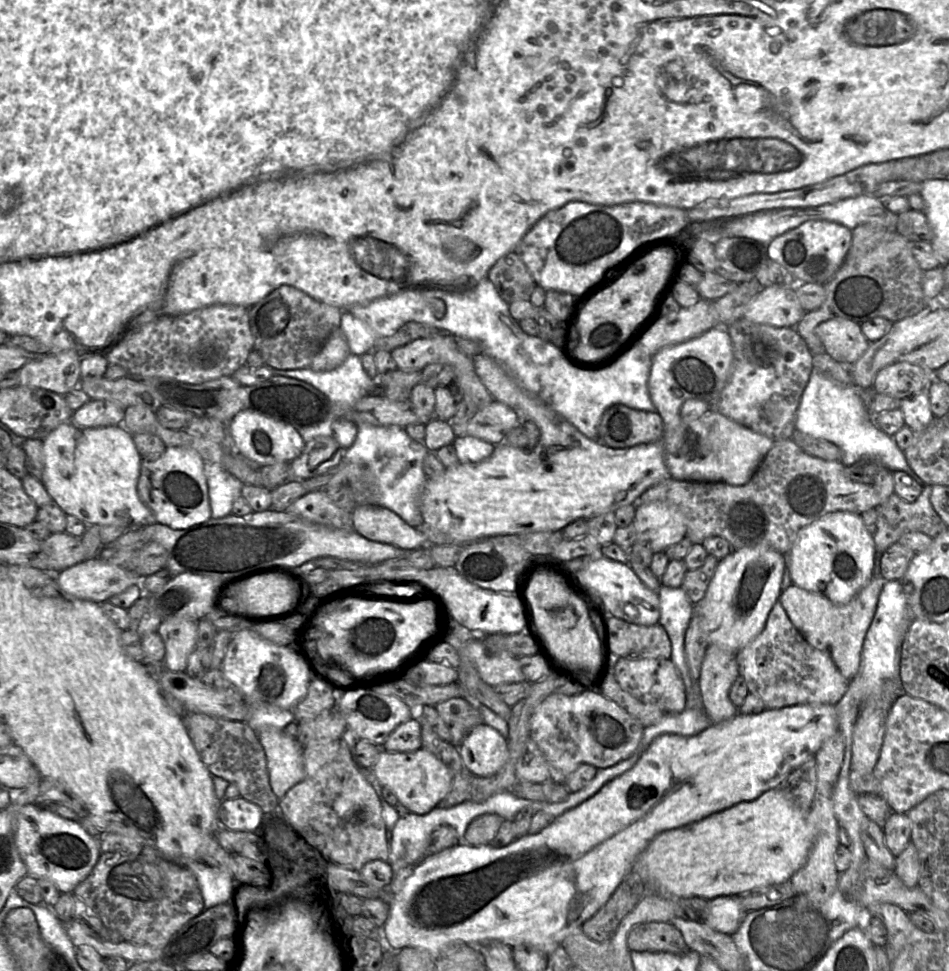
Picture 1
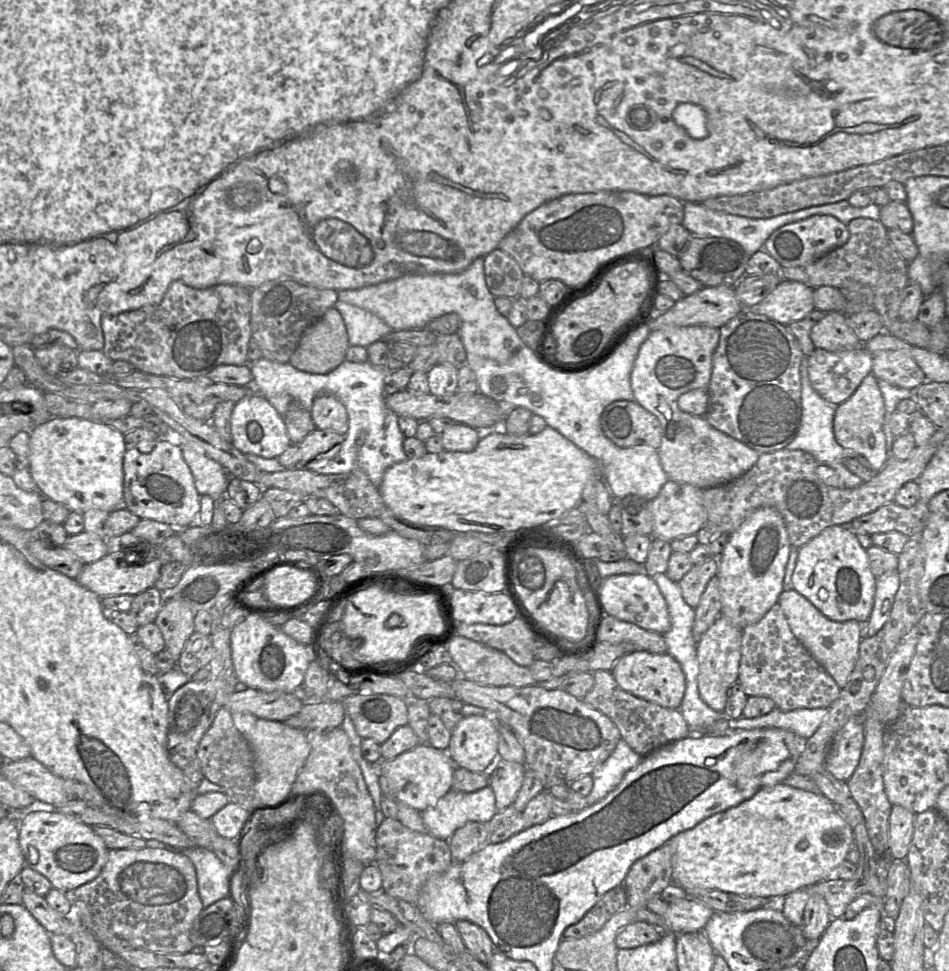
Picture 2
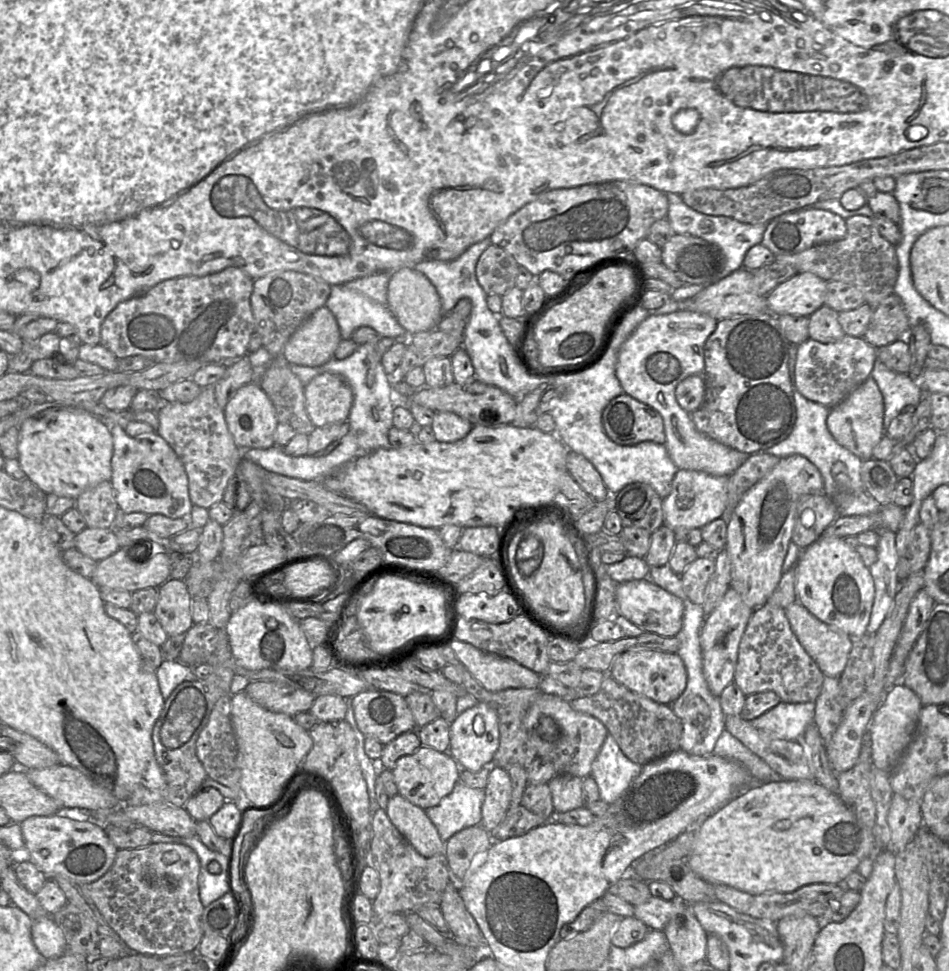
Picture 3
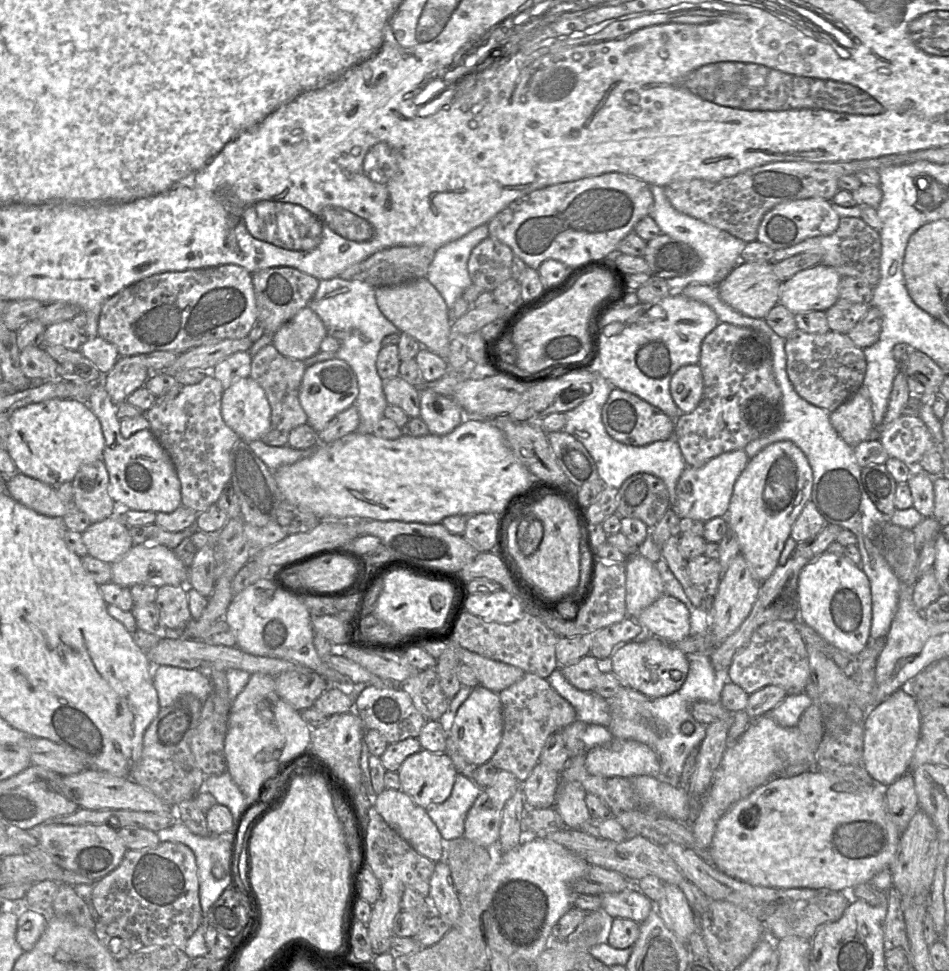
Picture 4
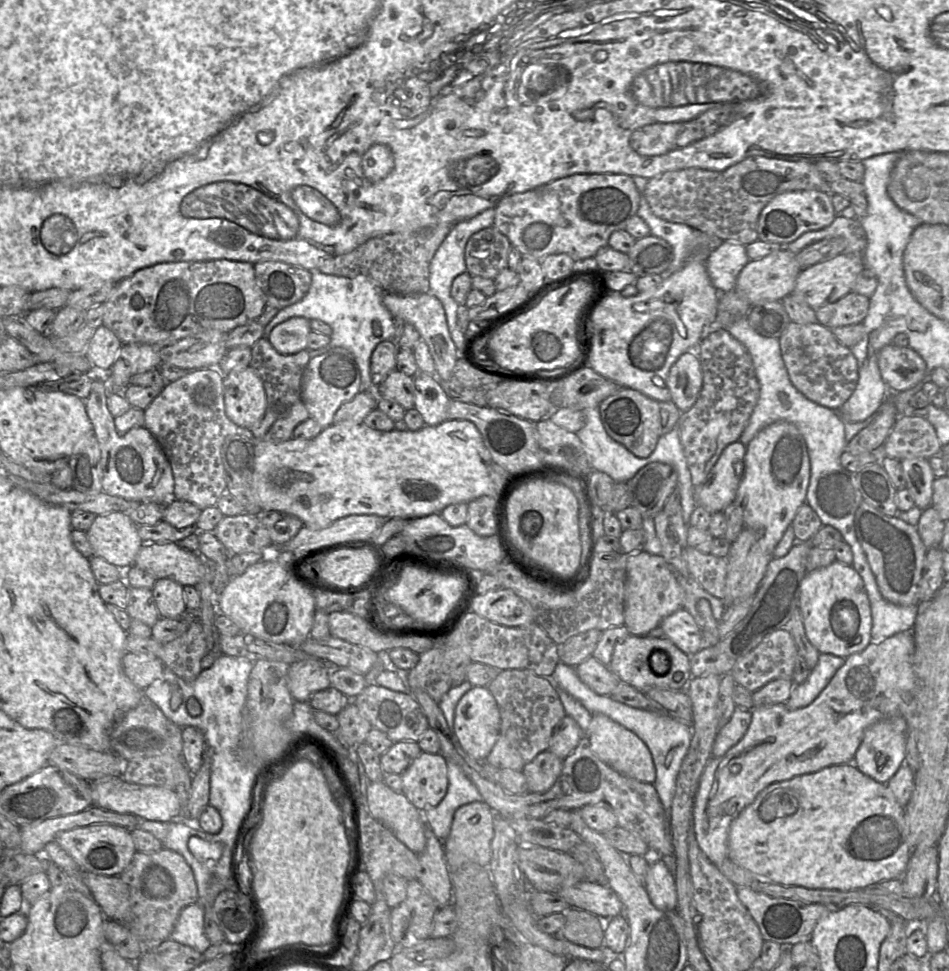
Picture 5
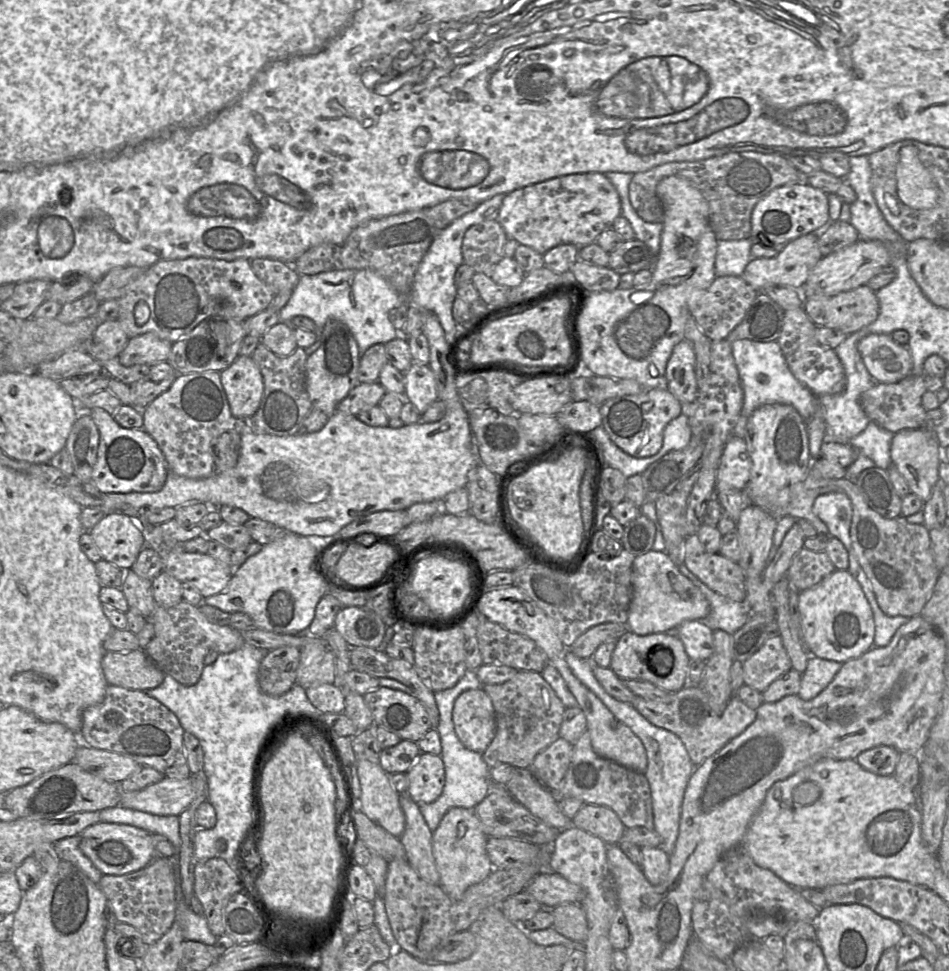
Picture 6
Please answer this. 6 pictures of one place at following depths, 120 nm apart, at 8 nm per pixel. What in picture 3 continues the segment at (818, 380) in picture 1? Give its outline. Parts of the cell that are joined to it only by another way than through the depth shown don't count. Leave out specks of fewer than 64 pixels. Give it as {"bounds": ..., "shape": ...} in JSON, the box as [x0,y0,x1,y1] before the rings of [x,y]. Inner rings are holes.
{"bounds":[759,385,881,516],"shape":[[[793,385],[796,421],[790,435],[780,443],[759,452],[779,458],[801,455],[812,462],[823,477],[823,493],[835,504],[840,516],[867,515],[877,512],[881,505],[868,494],[860,477],[863,460],[841,446],[829,432],[826,420],[830,409],[808,400]]]}

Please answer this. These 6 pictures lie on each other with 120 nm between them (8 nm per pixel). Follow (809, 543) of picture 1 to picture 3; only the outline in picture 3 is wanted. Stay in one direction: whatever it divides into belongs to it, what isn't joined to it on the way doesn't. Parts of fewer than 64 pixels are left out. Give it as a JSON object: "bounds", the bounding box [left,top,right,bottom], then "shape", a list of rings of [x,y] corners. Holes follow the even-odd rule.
{"bounds":[795,537,875,639],"shape":[[[820,537],[801,551],[795,568],[797,601],[811,614],[848,634],[851,639],[867,633],[875,591],[873,577],[844,538]]]}

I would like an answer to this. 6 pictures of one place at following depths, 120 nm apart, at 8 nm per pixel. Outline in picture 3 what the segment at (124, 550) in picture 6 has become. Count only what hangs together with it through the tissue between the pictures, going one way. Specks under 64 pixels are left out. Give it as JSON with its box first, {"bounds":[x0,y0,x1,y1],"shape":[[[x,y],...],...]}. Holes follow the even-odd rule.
{"bounds":[75,527,120,562],"shape":[[[88,527],[76,534],[75,548],[97,562],[106,559],[120,549],[115,530]]]}

